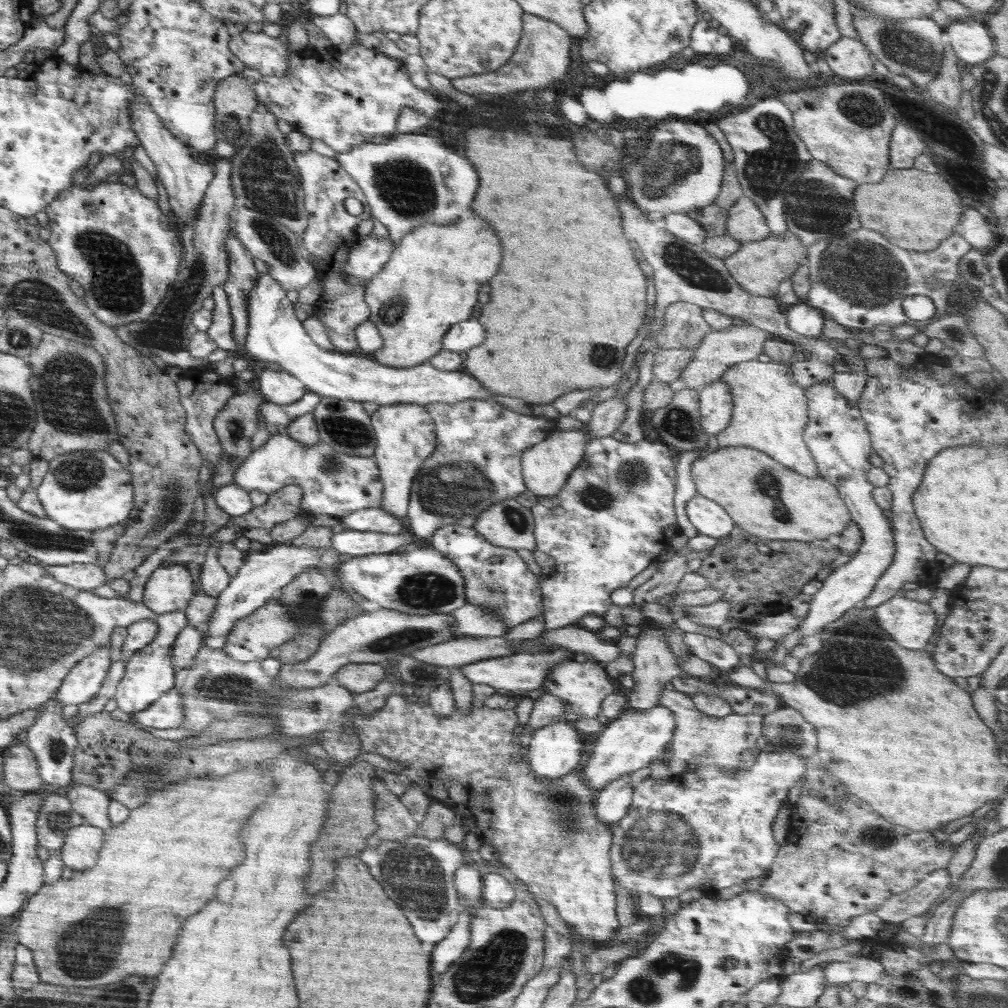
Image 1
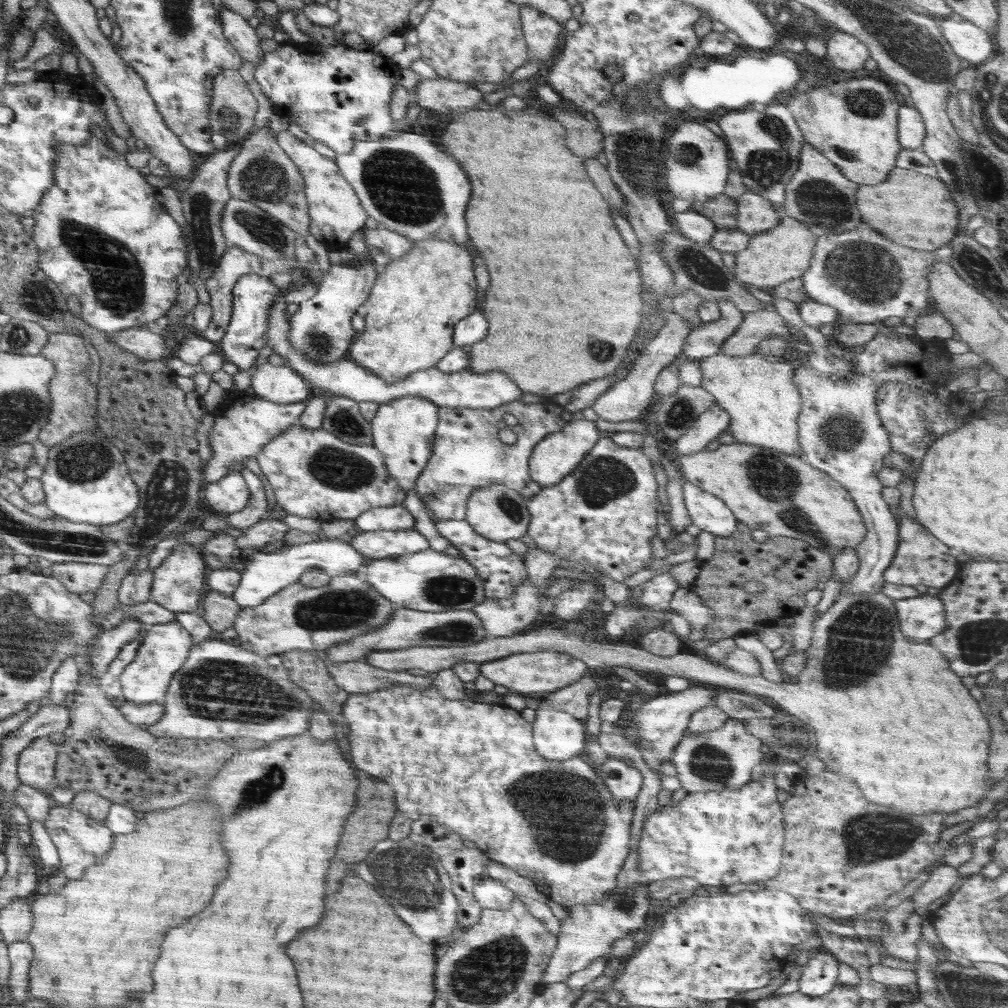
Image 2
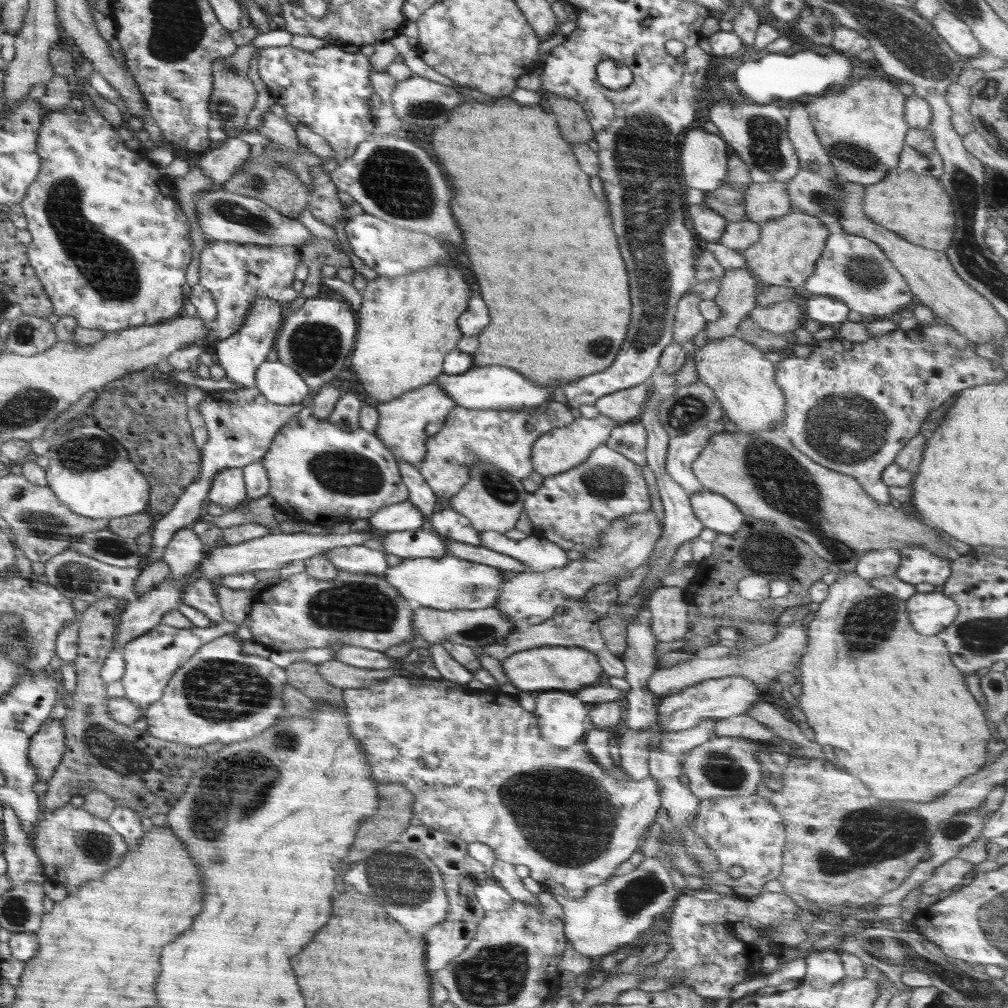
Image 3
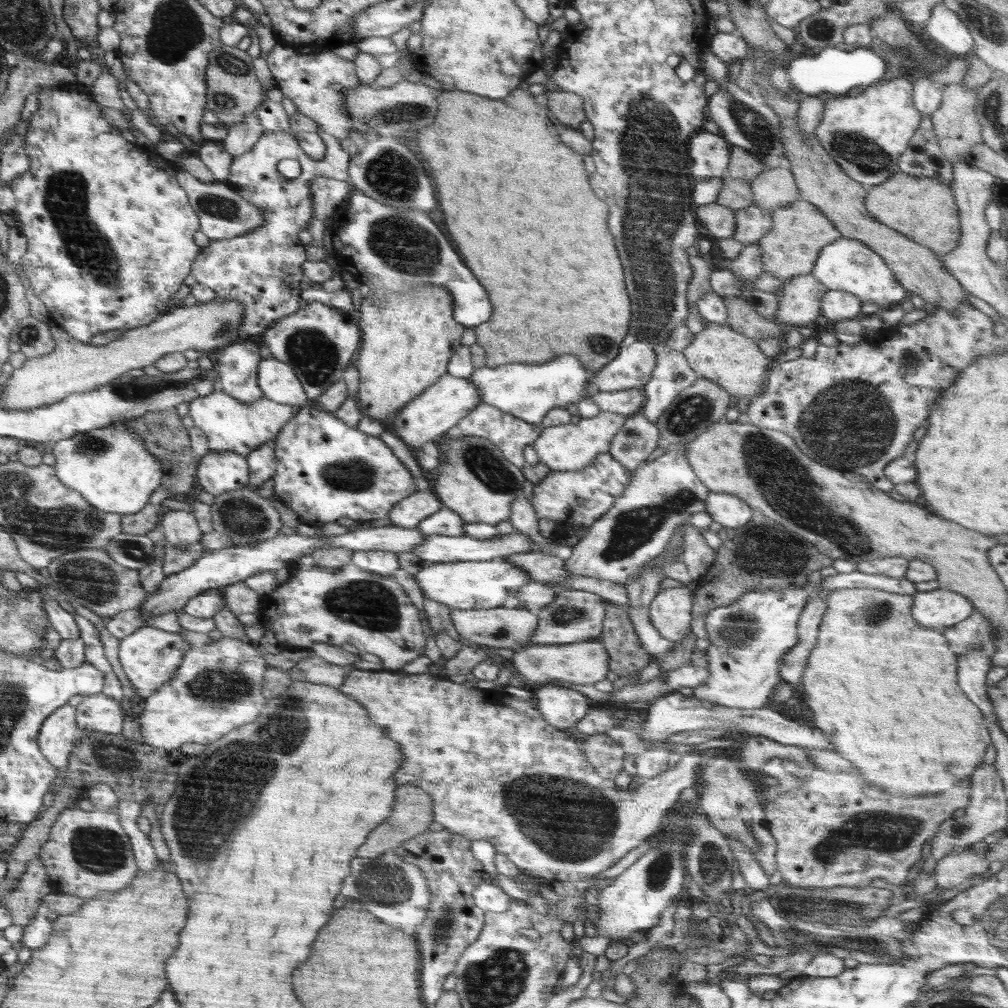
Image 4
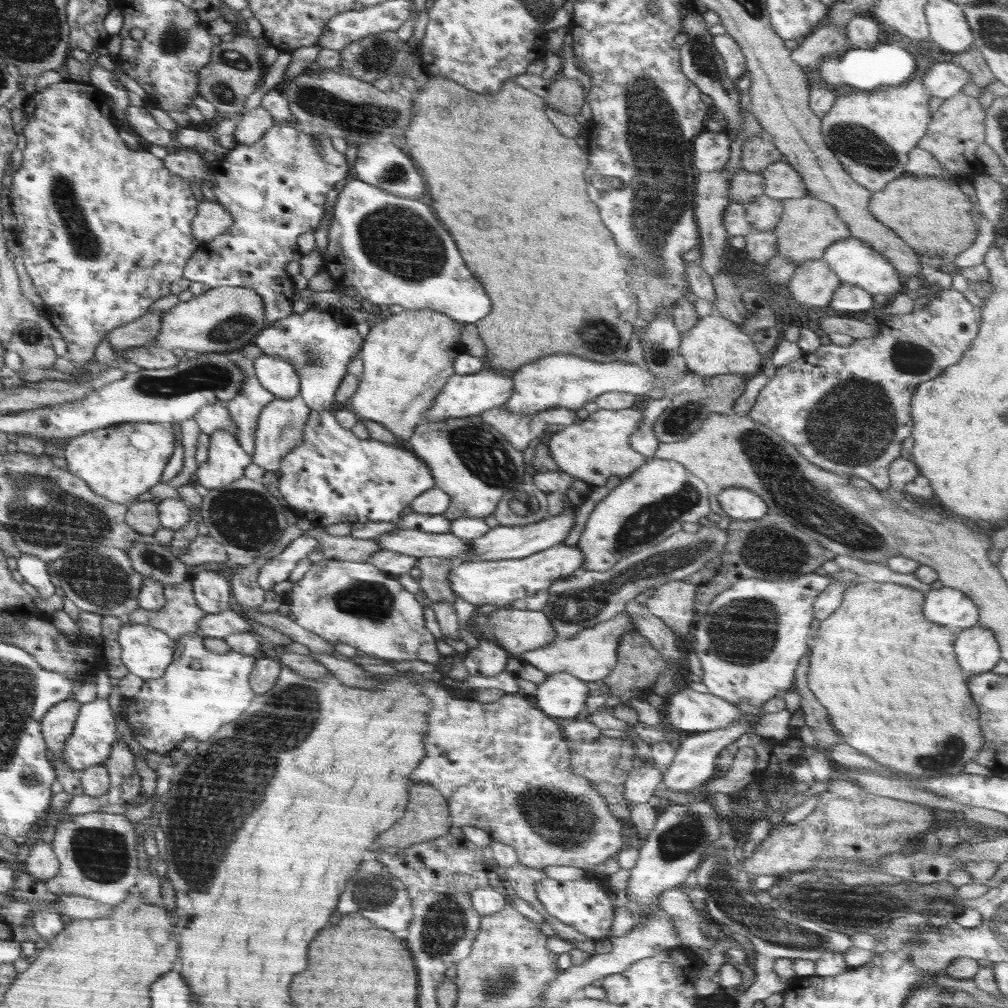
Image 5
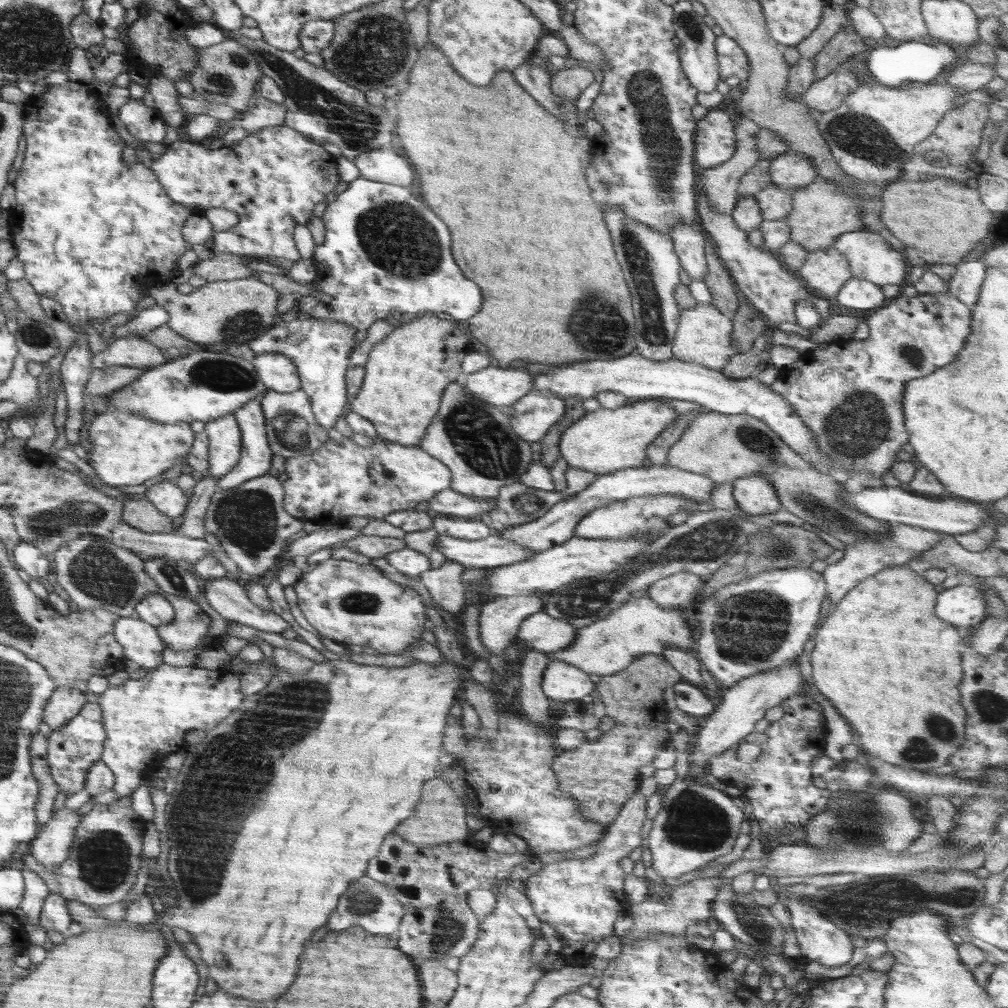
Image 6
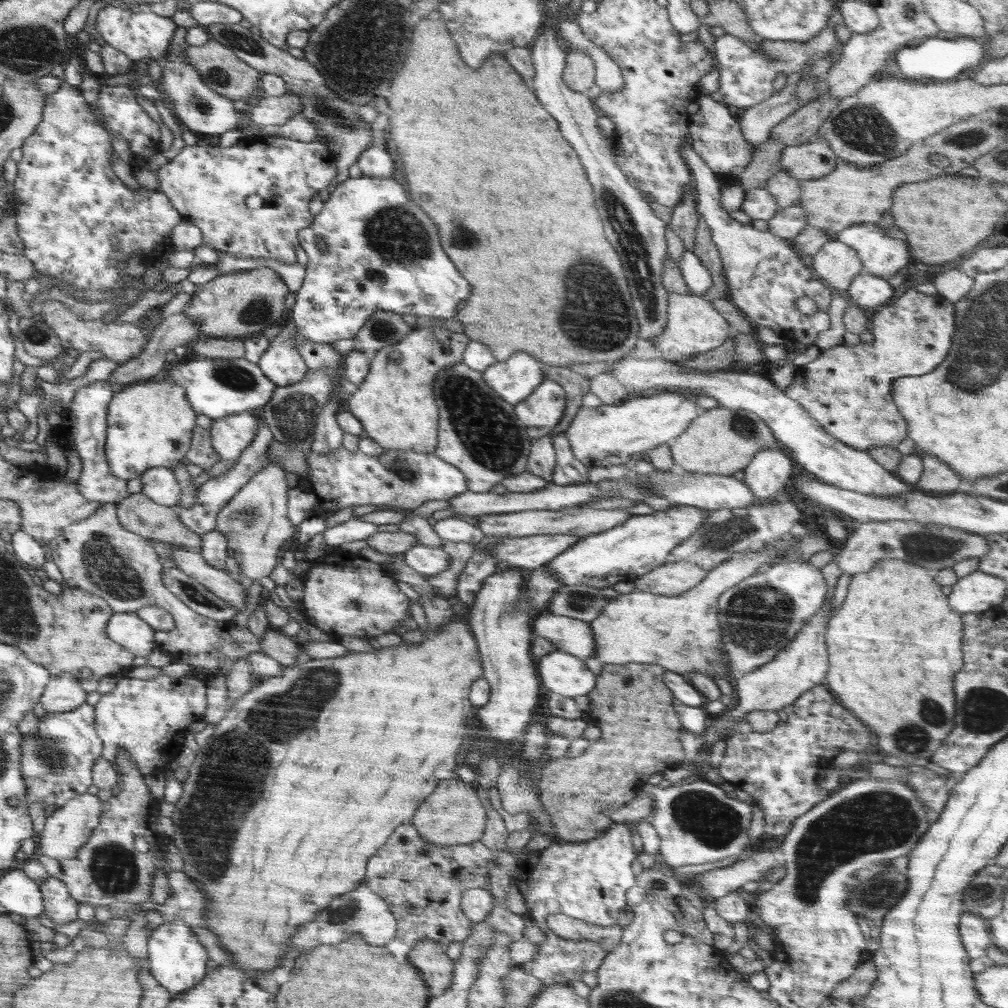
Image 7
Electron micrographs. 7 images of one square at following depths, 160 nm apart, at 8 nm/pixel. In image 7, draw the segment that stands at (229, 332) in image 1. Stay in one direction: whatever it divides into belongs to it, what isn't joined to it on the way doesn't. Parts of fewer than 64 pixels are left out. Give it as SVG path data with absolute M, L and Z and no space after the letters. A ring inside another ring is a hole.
M248 136L241 137L240 140L230 147L220 147L219 145L198 144L186 145L182 151L176 155L166 165L158 169L156 174L160 182L159 190L162 191L178 209L183 216L183 220L199 225L200 232L203 234L203 242L215 250L221 250L238 258L272 258L285 262L286 264L296 263L296 248L298 248L298 234L302 229L308 228L313 223L315 217L310 213L308 204L312 197L318 194L320 190L325 190L330 184L330 180L335 178L337 173L337 159L331 154L325 144L320 141L302 142L300 140L292 140L286 137L270 137L270 136ZM258 195L263 198L263 205L258 209L250 209L245 203L248 196Z

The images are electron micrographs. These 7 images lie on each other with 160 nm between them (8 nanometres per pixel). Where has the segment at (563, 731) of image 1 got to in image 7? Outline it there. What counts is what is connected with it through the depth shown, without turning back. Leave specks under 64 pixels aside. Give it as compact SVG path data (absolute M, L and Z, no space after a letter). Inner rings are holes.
M556 650L548 653L546 656L540 658L536 669L540 681L542 682L543 690L546 693L555 692L574 698L580 695L587 695L596 684L596 675L588 669L585 661L567 652Z

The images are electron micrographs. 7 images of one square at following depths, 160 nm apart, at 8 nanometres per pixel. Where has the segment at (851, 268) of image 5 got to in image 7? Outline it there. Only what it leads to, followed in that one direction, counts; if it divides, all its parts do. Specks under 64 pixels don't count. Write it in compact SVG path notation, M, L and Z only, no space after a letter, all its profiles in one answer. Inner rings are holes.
M856 223L840 231L837 239L847 244L852 250L857 252L860 262L863 264L864 272L888 279L889 276L897 272L905 271L907 264L912 258L906 244L902 240L886 236L875 223Z

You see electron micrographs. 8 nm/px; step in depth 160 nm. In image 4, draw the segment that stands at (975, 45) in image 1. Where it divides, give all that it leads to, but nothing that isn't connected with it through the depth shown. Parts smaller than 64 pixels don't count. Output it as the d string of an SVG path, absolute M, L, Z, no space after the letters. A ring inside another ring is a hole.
M944 3L933 6L924 34L954 54L971 54L974 41L968 27Z

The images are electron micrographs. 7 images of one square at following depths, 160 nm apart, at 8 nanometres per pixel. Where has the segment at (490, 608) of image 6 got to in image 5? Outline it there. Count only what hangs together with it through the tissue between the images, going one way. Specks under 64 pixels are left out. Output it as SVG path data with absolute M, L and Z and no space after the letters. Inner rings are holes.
M478 636L477 648L469 649L464 658L467 673L472 676L496 676L505 669L510 654L496 641Z

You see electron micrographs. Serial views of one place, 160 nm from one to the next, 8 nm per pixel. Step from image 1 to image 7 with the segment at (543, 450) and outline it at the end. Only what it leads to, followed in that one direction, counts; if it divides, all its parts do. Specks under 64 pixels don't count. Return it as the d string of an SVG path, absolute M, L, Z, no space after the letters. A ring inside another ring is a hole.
M653 392L631 396L618 405L603 404L597 408L581 407L565 430L574 458L589 470L595 467L622 466L632 454L671 443L699 415L696 397L680 392Z

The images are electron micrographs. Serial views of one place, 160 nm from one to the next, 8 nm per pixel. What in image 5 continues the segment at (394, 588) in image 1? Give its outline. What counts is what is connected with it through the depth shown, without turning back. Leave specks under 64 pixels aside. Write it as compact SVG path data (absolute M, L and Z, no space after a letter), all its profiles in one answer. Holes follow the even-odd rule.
M560 543L526 558L468 560L456 563L449 572L449 583L457 596L463 598L466 603L478 608L487 604L504 608L515 600L528 598L539 590L548 589L551 584L561 578L571 576L577 568L583 569L583 564L584 555L578 545L568 546L565 543Z

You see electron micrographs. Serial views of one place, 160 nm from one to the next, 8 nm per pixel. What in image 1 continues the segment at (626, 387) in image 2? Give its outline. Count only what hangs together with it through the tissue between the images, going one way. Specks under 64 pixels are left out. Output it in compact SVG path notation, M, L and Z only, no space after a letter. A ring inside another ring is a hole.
M626 395L614 396L592 405L592 419L584 428L588 440L612 436L612 433L624 422L626 413Z

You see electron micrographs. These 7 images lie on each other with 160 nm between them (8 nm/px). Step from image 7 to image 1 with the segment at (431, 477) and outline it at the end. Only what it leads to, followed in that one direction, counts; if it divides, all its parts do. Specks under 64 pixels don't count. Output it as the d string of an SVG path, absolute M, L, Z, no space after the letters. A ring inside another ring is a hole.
M287 432L272 435L264 445L253 450L234 472L232 483L248 492L257 490L266 494L297 484L303 490L300 513L310 517L329 514L338 518L361 508L380 507L384 488L373 456L350 456L336 452L322 441L311 447L304 446L290 438Z

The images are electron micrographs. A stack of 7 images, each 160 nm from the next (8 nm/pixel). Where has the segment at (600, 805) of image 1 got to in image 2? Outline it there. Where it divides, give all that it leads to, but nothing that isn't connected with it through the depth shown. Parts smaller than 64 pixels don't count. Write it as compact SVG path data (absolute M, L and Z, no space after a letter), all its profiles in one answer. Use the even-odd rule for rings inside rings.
M608 758L603 765L594 766L594 770L596 772L596 776L600 777L605 782L608 790L617 801L636 800L638 791L642 786L642 774L638 769L632 766L632 764L628 764L628 762L623 759Z

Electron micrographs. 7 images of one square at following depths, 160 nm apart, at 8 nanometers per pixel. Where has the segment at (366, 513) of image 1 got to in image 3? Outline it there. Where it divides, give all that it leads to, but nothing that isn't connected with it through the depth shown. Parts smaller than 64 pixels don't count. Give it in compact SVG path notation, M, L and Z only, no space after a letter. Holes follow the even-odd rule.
M410 499L377 510L368 518L374 530L390 532L411 531L422 528L425 518Z

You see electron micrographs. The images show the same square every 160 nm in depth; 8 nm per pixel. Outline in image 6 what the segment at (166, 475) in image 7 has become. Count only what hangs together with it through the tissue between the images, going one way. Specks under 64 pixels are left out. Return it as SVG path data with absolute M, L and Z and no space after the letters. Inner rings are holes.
M162 480L162 482L148 487L144 496L160 512L172 518L180 516L188 506L184 491L178 488L174 481Z

